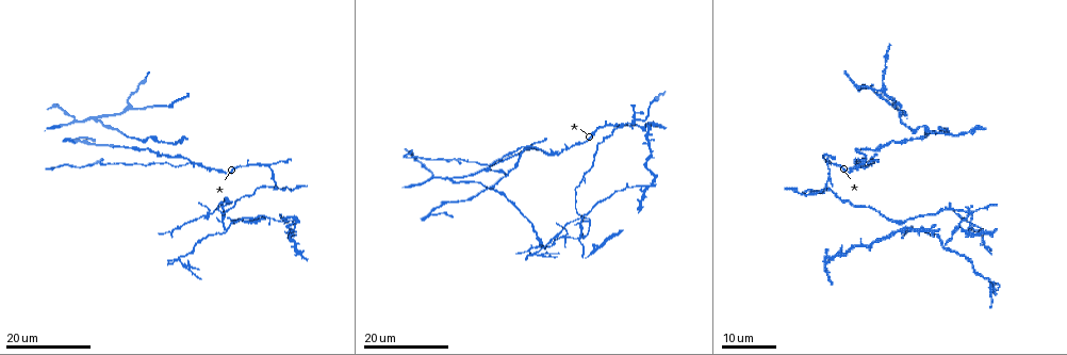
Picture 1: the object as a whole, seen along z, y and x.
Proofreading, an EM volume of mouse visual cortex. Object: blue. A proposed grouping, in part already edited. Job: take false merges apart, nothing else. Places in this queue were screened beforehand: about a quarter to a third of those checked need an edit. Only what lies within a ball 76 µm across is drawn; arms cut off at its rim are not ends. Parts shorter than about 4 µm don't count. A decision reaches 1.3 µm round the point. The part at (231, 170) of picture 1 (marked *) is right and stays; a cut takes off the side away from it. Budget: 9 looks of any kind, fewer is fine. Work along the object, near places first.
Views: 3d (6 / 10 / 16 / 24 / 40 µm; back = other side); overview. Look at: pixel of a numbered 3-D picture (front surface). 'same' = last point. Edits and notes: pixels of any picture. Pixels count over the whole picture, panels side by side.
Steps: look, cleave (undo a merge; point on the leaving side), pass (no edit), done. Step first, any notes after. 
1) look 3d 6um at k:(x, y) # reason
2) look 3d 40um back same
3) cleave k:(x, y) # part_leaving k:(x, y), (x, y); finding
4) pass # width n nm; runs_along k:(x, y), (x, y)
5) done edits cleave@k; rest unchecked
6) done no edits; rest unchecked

look 3d 24um at 1:(270, 167) # small branch off a trunk

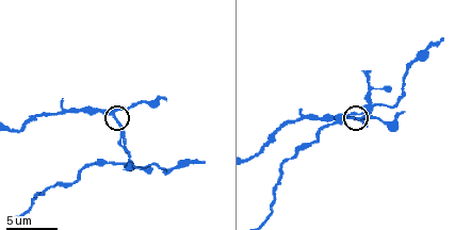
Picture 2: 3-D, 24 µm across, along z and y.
look 3d 6um at 2:(350, 118) # closer look

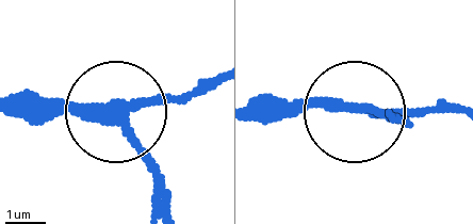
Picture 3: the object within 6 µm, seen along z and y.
pass # side_arm 6 um; arms 3; one neuron here

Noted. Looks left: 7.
look 3d 24um at 1:(135, 146)

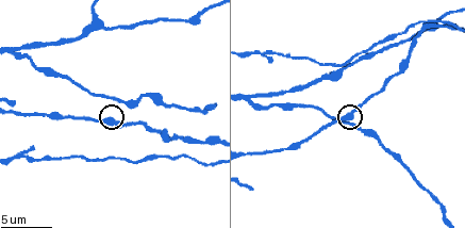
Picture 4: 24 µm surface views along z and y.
look 3d 6um at 4:(112, 119) # closer look

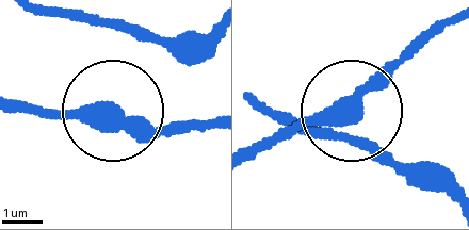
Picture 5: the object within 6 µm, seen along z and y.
pass # runs_along 5:(450, 15), (358, 100), (249, 151); one neuron here

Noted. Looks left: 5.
look 3d 10um at 4:(13, 51) # three arms meet

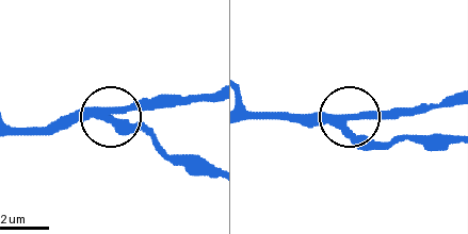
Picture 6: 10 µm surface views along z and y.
pass # width 290 nm; runs_along 6:(212, 177), (106, 112), (49, 123); one neuron here

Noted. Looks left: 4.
look 3d 16um at 4:(97, 16)

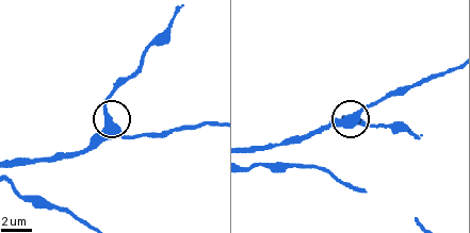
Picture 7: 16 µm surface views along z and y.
pass # width 440 nm; runs_along 7:(11, 164), (86, 145), (109, 118), (113, 85); all the same neuron

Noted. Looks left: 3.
done no edits; rest unchecked

